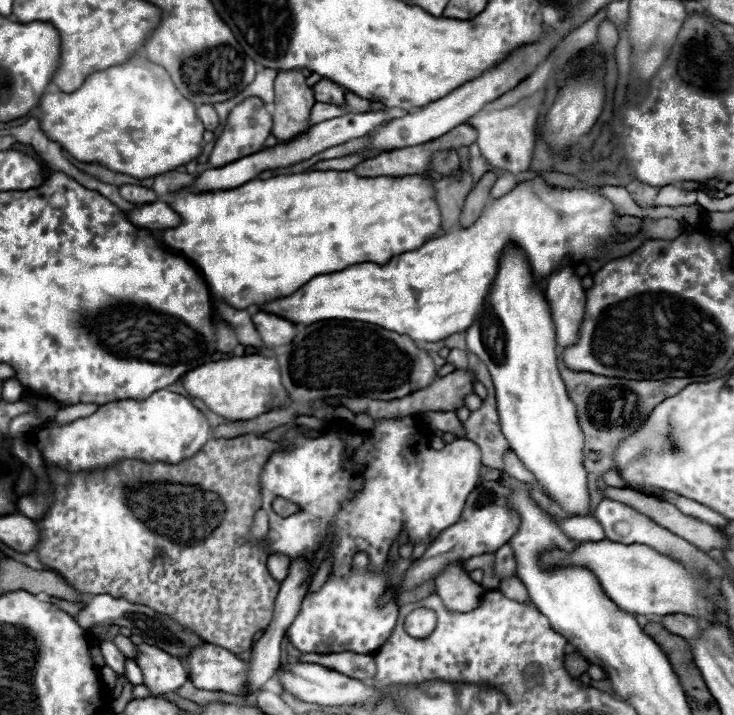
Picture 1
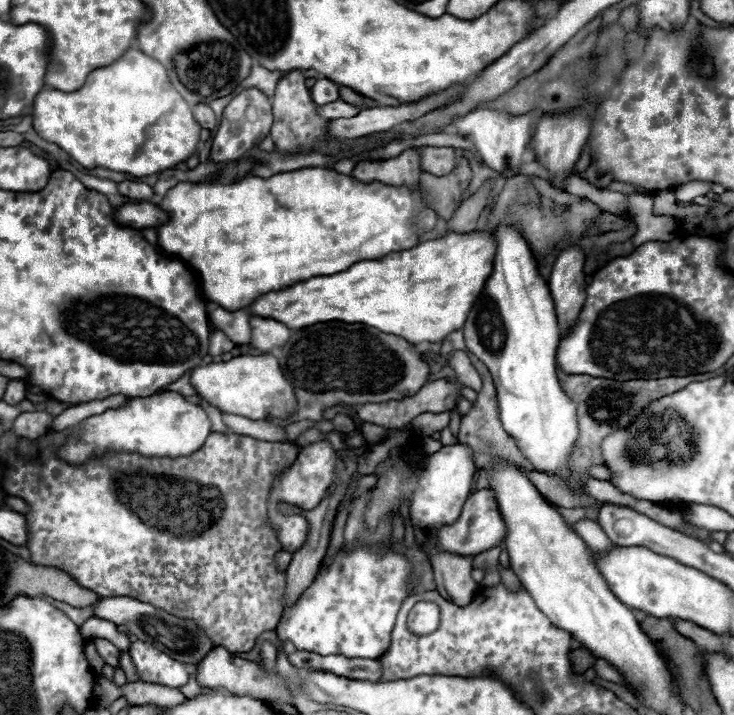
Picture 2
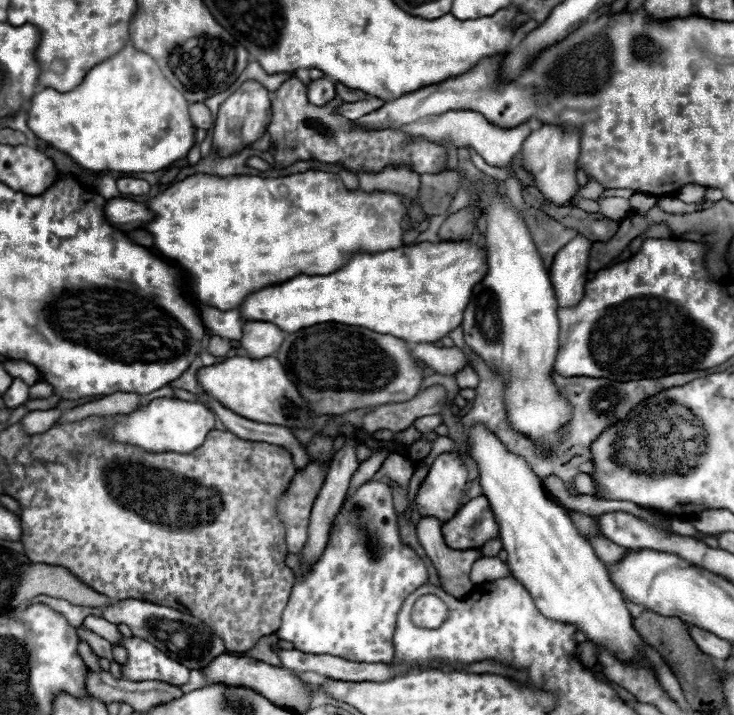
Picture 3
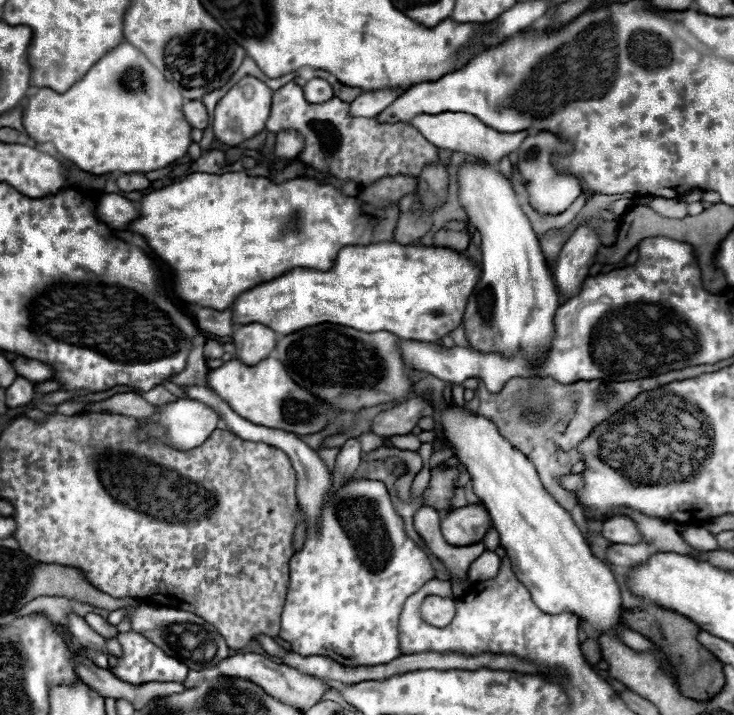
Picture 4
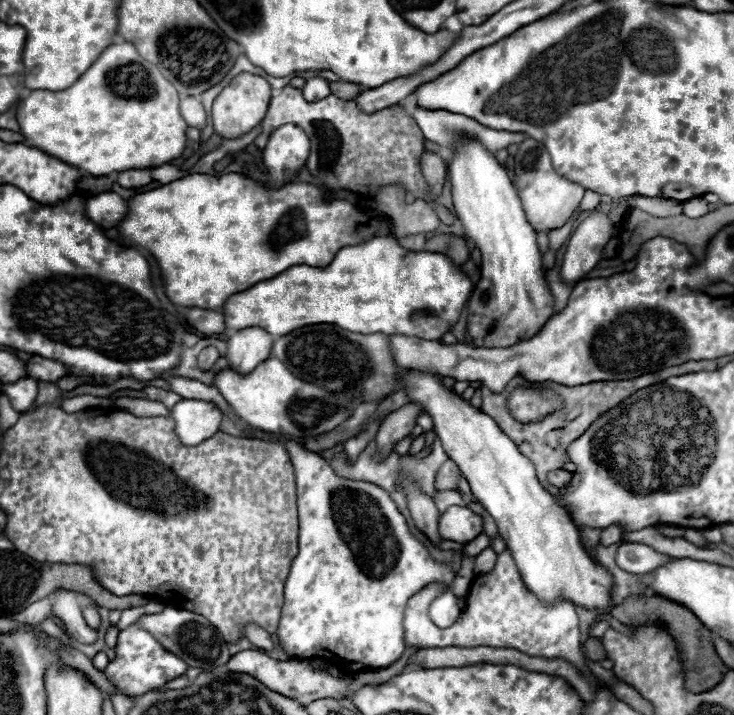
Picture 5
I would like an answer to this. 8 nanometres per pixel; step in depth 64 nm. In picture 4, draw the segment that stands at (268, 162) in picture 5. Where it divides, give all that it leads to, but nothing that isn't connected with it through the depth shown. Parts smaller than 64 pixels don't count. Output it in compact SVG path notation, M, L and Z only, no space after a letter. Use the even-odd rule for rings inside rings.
M282 132L276 136L276 158L284 158L284 160L292 160L296 158L296 154L302 150L304 142L302 136L298 136L296 132Z

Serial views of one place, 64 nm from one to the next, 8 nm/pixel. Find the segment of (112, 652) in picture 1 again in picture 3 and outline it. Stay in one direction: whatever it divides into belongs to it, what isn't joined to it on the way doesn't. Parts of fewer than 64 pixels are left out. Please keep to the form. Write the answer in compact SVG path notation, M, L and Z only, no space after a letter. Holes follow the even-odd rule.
M84 626L78 628L78 636L80 636L80 640L88 642L90 648L94 650L94 654L98 654L100 658L106 658L106 660L110 660L110 662L114 660L114 656L112 656L112 644L110 644L108 640L104 640L104 638L100 638L98 634L86 630Z

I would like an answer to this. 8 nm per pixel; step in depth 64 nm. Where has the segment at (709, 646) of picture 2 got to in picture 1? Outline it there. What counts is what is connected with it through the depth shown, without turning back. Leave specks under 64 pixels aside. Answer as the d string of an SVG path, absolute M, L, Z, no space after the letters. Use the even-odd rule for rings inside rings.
M666 614L662 618L658 618L662 622L662 626L666 626L672 634L678 634L682 638L692 638L692 636L698 636L700 628L698 628L698 622L690 616L684 616L684 614Z

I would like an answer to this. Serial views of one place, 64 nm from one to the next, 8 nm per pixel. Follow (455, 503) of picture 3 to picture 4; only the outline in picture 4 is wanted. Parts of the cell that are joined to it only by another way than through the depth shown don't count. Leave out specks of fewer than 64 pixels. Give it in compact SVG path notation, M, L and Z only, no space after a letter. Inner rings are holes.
M440 466L438 470L434 470L430 484L428 484L426 492L422 494L424 506L430 506L430 508L438 510L440 514L452 510L450 502L454 498L454 490L456 490L454 484L458 478L460 478L460 472L456 466L450 466L450 468Z

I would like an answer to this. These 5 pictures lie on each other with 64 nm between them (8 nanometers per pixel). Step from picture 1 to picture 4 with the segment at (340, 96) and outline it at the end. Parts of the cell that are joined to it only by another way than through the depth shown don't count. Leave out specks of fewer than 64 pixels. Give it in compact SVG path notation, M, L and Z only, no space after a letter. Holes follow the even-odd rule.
M312 78L304 86L304 96L312 104L322 104L322 102L326 102L326 100L330 100L334 96L334 90L332 90L330 82L326 82L322 78Z

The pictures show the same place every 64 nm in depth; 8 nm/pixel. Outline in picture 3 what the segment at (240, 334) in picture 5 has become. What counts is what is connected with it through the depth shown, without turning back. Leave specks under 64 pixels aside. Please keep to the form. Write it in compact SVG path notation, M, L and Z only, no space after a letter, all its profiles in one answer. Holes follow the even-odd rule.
M248 320L244 324L244 338L240 340L240 346L244 352L248 352L246 356L250 358L264 358L278 350L282 338L286 338L286 332L282 332L272 322Z

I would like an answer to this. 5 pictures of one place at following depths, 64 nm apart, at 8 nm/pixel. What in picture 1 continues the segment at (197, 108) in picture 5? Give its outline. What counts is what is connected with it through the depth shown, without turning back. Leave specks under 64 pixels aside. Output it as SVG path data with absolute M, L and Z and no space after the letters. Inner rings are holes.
M210 104L200 106L200 108L196 110L196 114L198 114L198 118L202 120L202 124L204 124L206 130L216 130L216 128L220 126L220 118L218 118L216 110L214 110Z

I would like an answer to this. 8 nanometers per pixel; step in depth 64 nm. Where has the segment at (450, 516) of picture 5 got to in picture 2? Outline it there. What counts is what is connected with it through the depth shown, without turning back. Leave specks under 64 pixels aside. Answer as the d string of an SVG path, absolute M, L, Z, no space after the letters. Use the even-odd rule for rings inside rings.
M482 488L478 492L472 492L462 508L462 514L458 516L458 520L450 526L442 526L438 530L438 548L442 552L450 552L450 554L462 554L462 556L476 556L484 550L496 548L504 542L508 530L506 530L506 522L498 510L498 502L496 502L496 494L492 488Z

